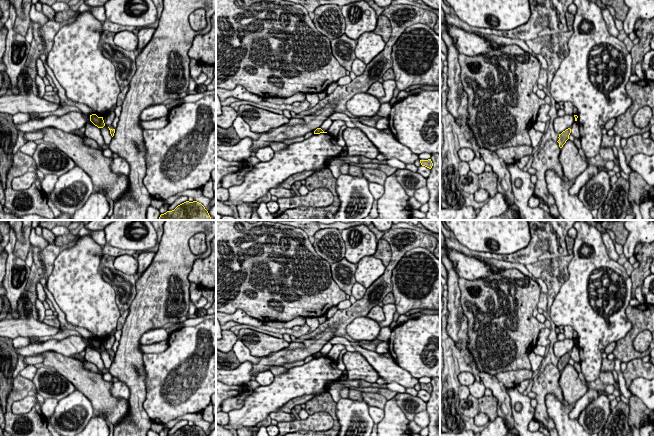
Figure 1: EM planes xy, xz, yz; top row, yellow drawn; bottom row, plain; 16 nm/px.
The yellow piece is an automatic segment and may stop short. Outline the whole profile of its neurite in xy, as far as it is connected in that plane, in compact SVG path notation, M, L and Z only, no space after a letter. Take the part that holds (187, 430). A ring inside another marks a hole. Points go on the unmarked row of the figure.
M186 425L178 429L174 434L167 436L208 436L208 435L201 427L197 425L193 426Z

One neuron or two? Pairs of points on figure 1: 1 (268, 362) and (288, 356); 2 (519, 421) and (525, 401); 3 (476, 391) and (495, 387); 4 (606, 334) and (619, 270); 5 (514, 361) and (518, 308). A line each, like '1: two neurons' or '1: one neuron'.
1: one neuron
2: one neuron
3: two neurons
4: one neuron
5: one neuron

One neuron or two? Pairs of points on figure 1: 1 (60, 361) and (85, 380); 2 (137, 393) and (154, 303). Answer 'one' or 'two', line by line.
1: one
2: one

